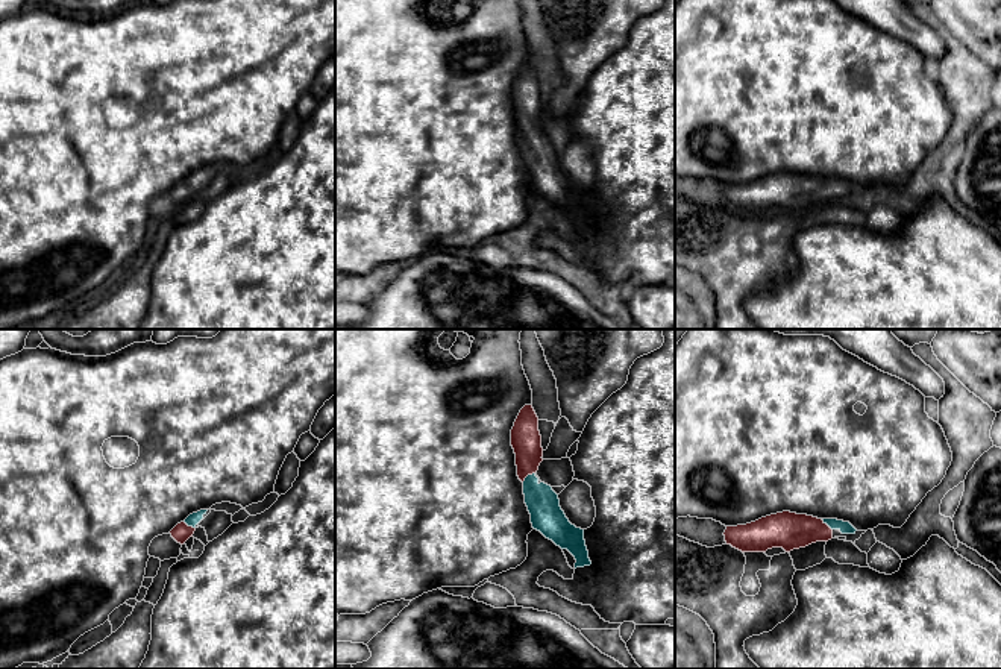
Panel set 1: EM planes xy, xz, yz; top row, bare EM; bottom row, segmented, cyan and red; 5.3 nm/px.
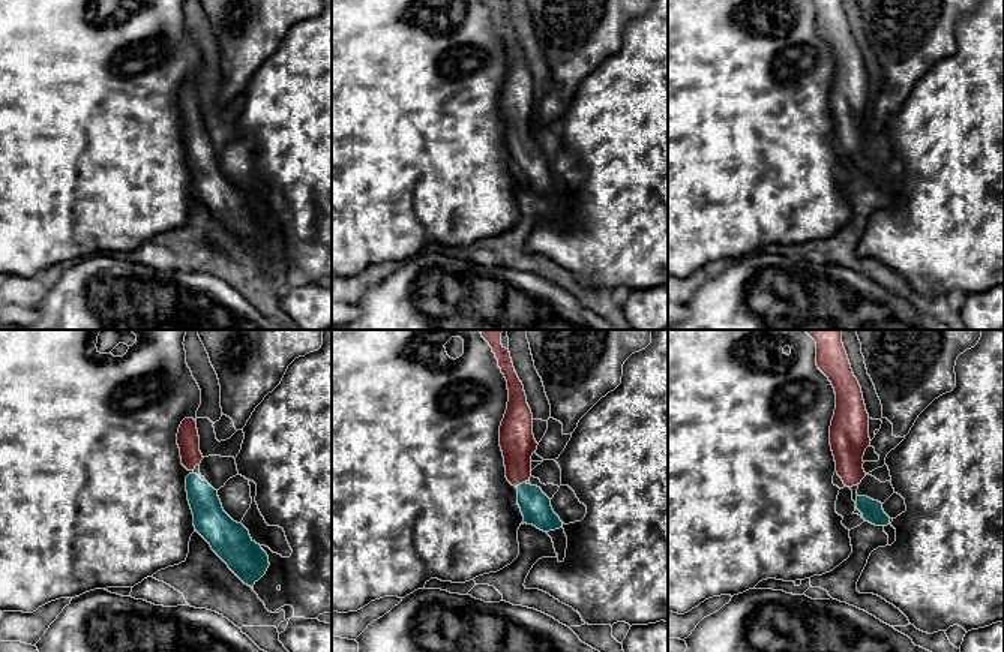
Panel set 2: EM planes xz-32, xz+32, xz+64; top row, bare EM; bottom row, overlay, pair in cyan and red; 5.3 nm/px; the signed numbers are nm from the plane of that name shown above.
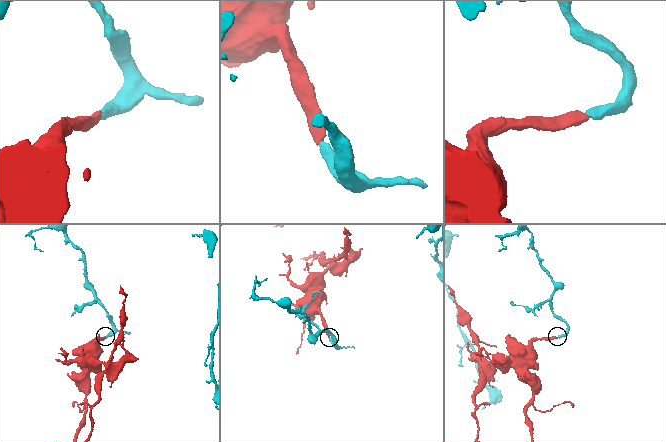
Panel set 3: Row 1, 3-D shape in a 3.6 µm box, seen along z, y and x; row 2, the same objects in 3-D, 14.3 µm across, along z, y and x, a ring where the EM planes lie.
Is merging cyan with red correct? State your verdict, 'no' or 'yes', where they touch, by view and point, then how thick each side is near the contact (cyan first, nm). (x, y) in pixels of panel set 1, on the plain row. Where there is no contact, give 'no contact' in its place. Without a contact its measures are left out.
yes | xz (528, 135) | 180/160 nm

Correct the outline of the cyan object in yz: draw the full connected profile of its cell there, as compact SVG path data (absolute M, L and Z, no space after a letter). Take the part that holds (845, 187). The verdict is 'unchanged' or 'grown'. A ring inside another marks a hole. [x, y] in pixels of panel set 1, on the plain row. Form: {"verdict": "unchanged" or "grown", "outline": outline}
{"verdict": "grown", "outline": "M783 171L746 185L726 187L723 196L726 205L742 212L766 212L772 208L790 212L816 202L831 200L834 190L842 194L857 191L849 182Z"}

